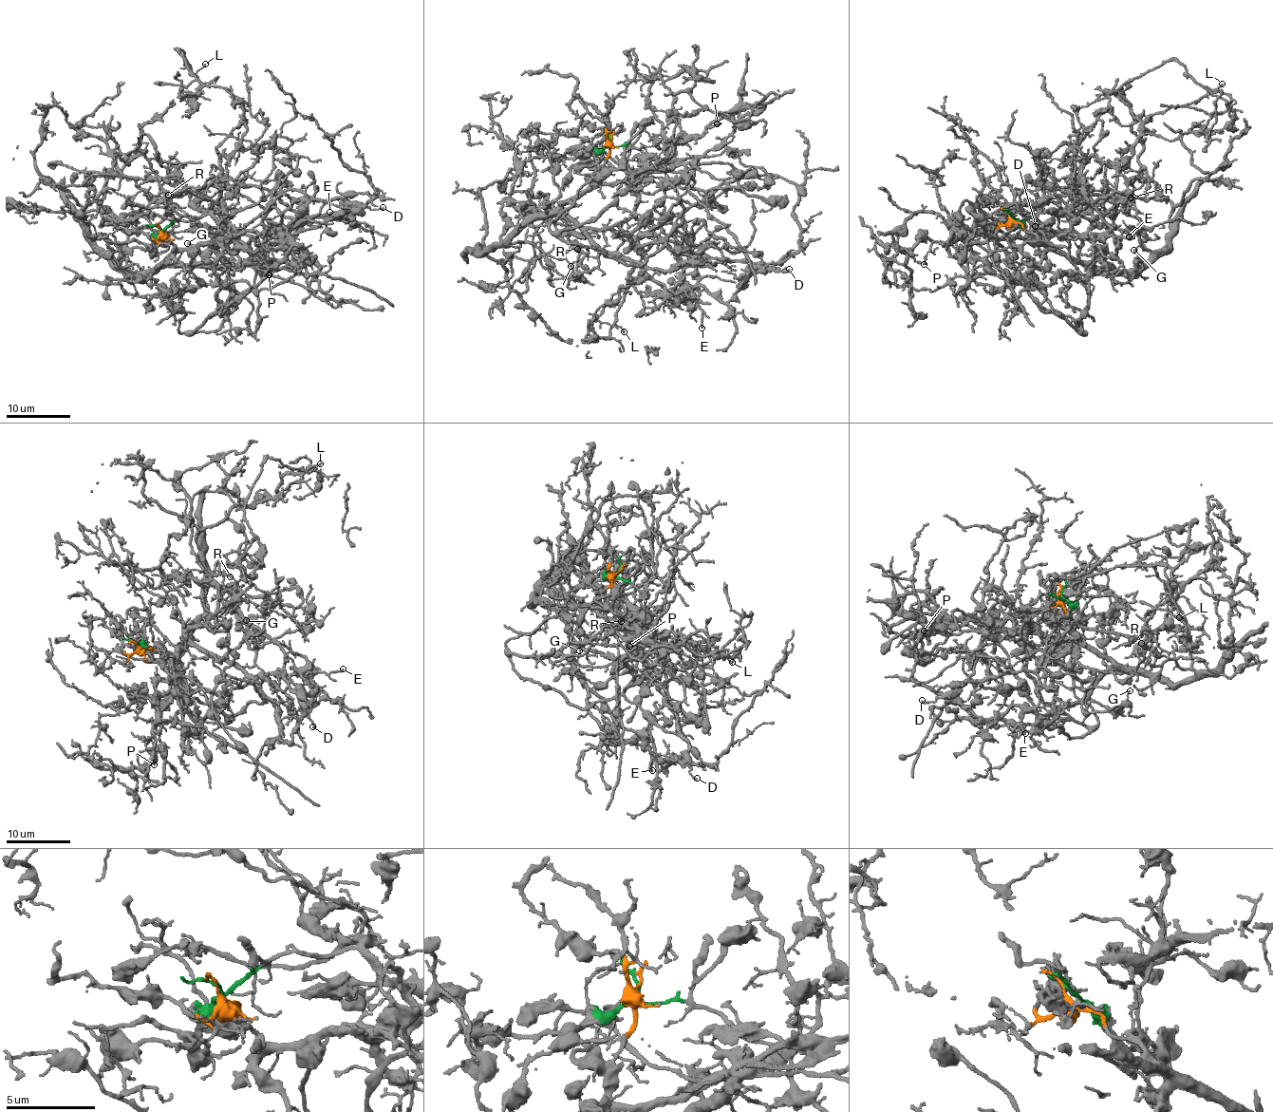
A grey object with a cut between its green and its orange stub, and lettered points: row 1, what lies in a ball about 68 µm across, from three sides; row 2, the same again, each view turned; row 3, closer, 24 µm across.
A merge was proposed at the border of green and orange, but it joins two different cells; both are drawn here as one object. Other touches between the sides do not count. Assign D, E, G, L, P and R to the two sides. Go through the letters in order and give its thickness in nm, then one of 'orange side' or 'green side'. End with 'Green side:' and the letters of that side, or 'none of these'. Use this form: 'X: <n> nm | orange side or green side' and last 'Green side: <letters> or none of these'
D: 160 nm | green side
E: 140 nm | orange side
G: 110 nm | orange side
L: 100 nm | green side
P: 140 nm | orange side
R: 130 nm | orange side
Green side: D, L

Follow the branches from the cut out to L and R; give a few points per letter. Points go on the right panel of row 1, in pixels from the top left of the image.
L: (1008, 212), (1071, 192), (1077, 145), (1121, 86), (1167, 60), (1213, 92), (1222, 84)
R: (1007, 212), (1025, 231), (1085, 265), (1132, 273), (1150, 252), (1138, 234), (1141, 223), (1124, 205), (1131, 197)

